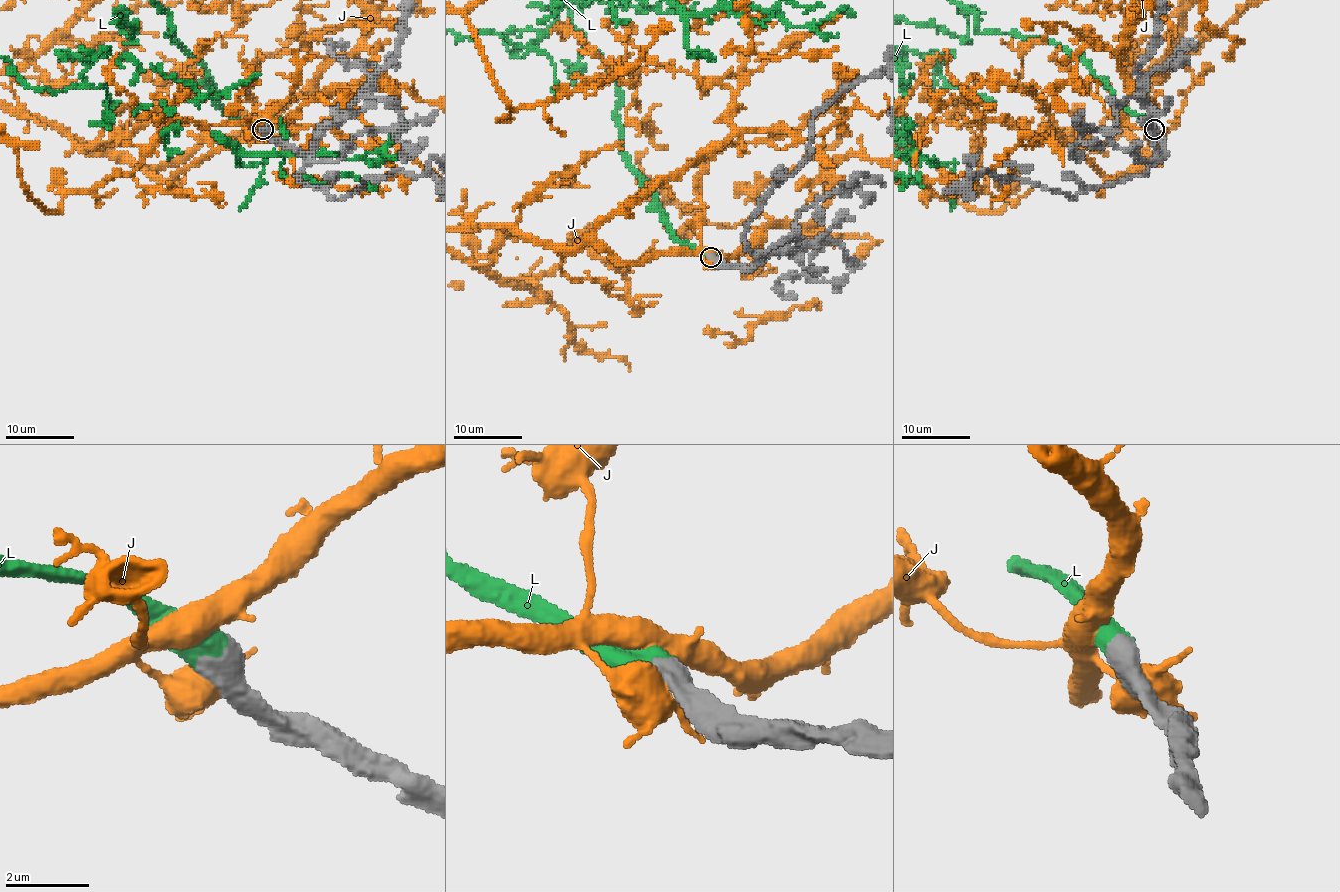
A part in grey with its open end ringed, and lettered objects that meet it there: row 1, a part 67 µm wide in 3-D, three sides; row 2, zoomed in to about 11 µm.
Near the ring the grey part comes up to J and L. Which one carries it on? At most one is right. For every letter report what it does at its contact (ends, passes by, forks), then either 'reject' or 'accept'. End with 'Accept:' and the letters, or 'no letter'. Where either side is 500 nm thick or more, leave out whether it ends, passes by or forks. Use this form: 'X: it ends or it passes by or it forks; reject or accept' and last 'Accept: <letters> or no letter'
J: reject
L: accept
Accept: L

